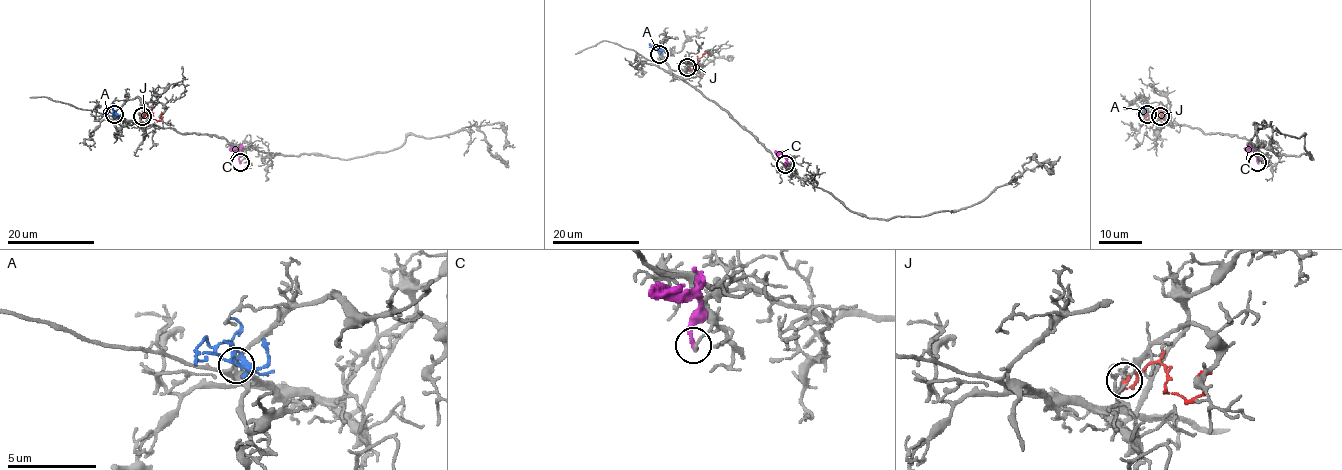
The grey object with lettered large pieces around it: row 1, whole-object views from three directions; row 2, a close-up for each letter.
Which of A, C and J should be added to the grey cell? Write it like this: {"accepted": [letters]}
{"accepted": ["A"]}

